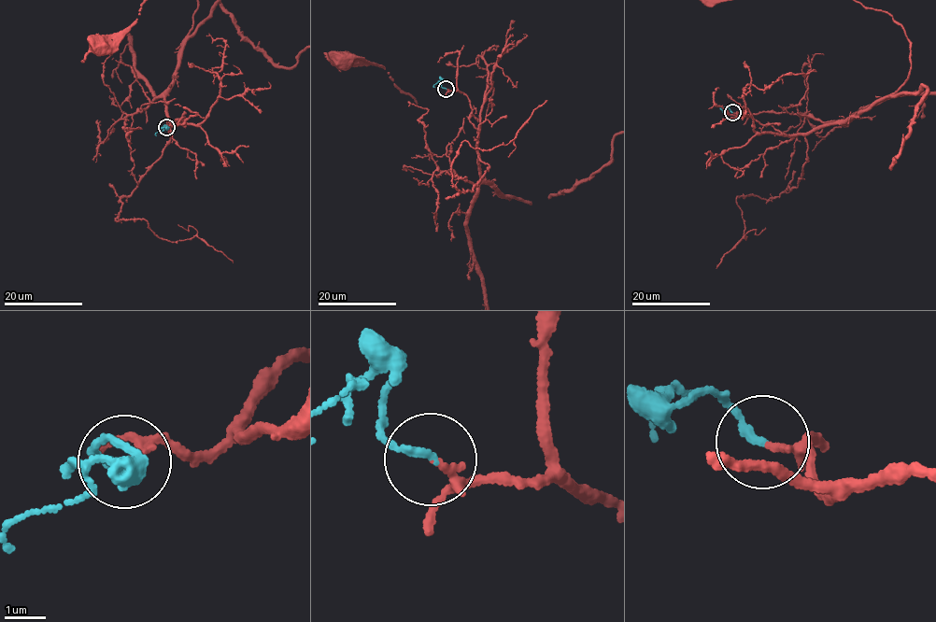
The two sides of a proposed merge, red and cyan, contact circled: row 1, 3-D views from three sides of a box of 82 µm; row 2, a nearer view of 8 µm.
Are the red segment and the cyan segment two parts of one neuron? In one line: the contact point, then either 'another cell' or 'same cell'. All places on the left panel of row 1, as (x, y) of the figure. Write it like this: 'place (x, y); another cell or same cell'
place (166, 127); same cell

